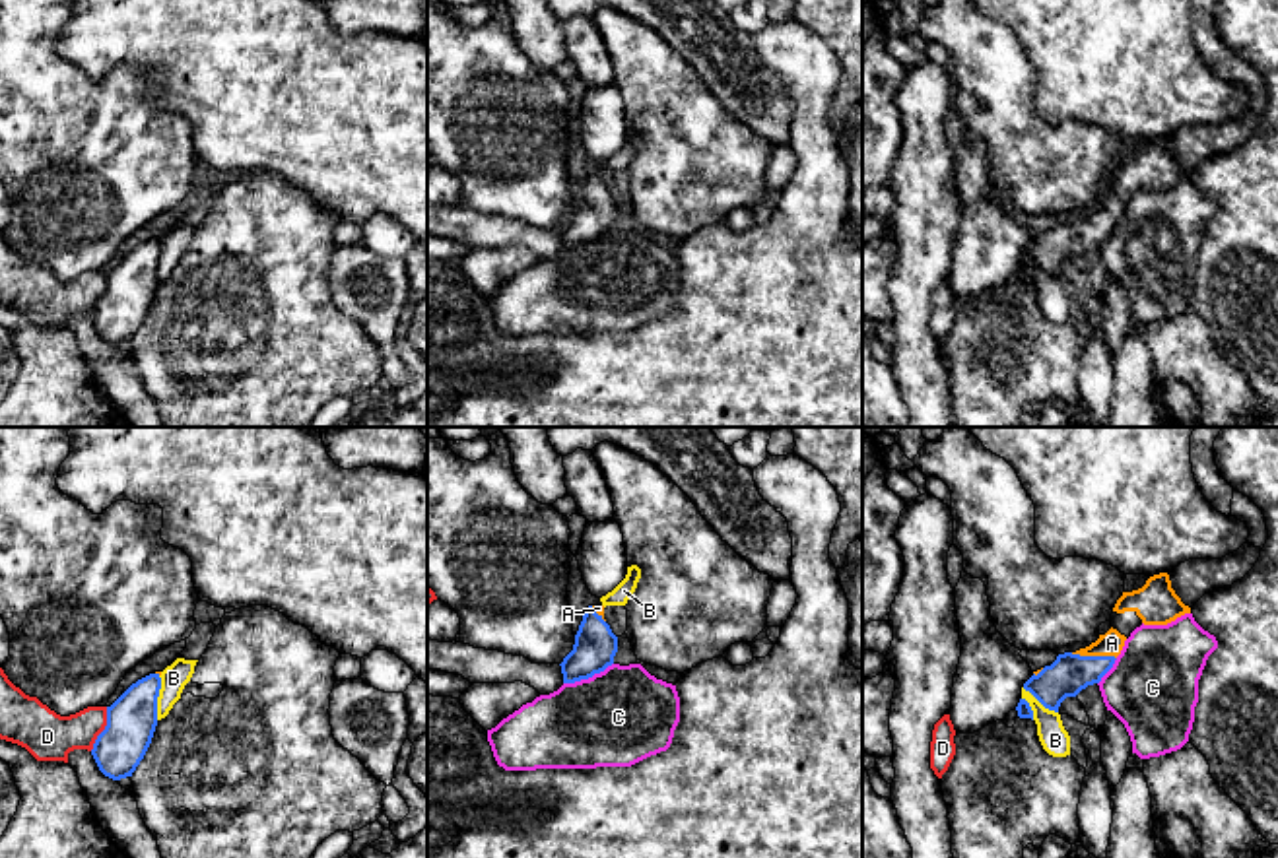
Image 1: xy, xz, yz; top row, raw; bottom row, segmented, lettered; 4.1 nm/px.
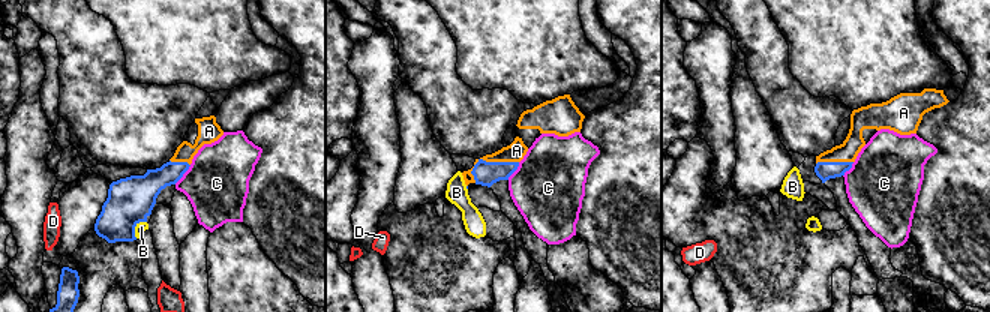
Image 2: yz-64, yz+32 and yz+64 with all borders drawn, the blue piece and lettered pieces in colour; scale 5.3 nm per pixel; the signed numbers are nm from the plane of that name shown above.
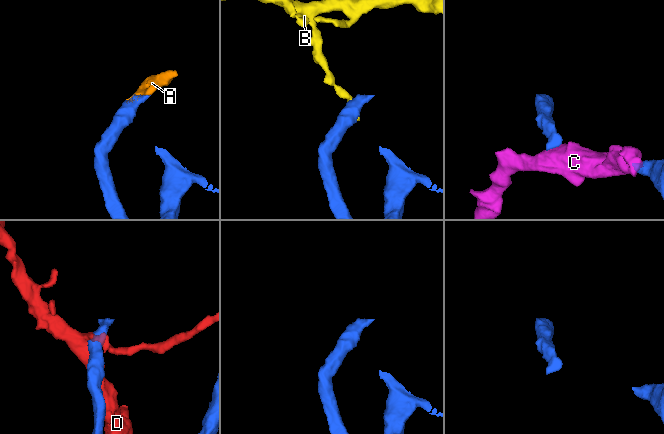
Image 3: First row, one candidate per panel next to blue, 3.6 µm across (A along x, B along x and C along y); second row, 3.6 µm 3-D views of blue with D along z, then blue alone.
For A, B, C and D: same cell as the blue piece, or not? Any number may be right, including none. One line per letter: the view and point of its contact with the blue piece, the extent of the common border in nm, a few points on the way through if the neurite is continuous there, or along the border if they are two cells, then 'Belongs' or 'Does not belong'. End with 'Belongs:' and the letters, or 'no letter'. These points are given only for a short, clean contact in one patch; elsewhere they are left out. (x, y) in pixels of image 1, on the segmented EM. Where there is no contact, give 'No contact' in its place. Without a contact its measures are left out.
A: Touches blue at yz (1094, 657). Shared border 190 nm. Path across: yz (1069, 674), (1082, 668), (1094, 657), (1111, 643). Belongs
B: Touches blue at xy (158, 695). Shared border 180 nm. Does not belong
C: Touches blue at xz (587, 678). Shared border 220 nm. Boundary: xz (612, 662), (587, 678), (564, 684). Does not belong
D: Touches blue at xy (105, 728). Shared border 200 nm. Boundary: xy (107, 707), (107, 725), (90, 750). Does not belong
Belongs: A

